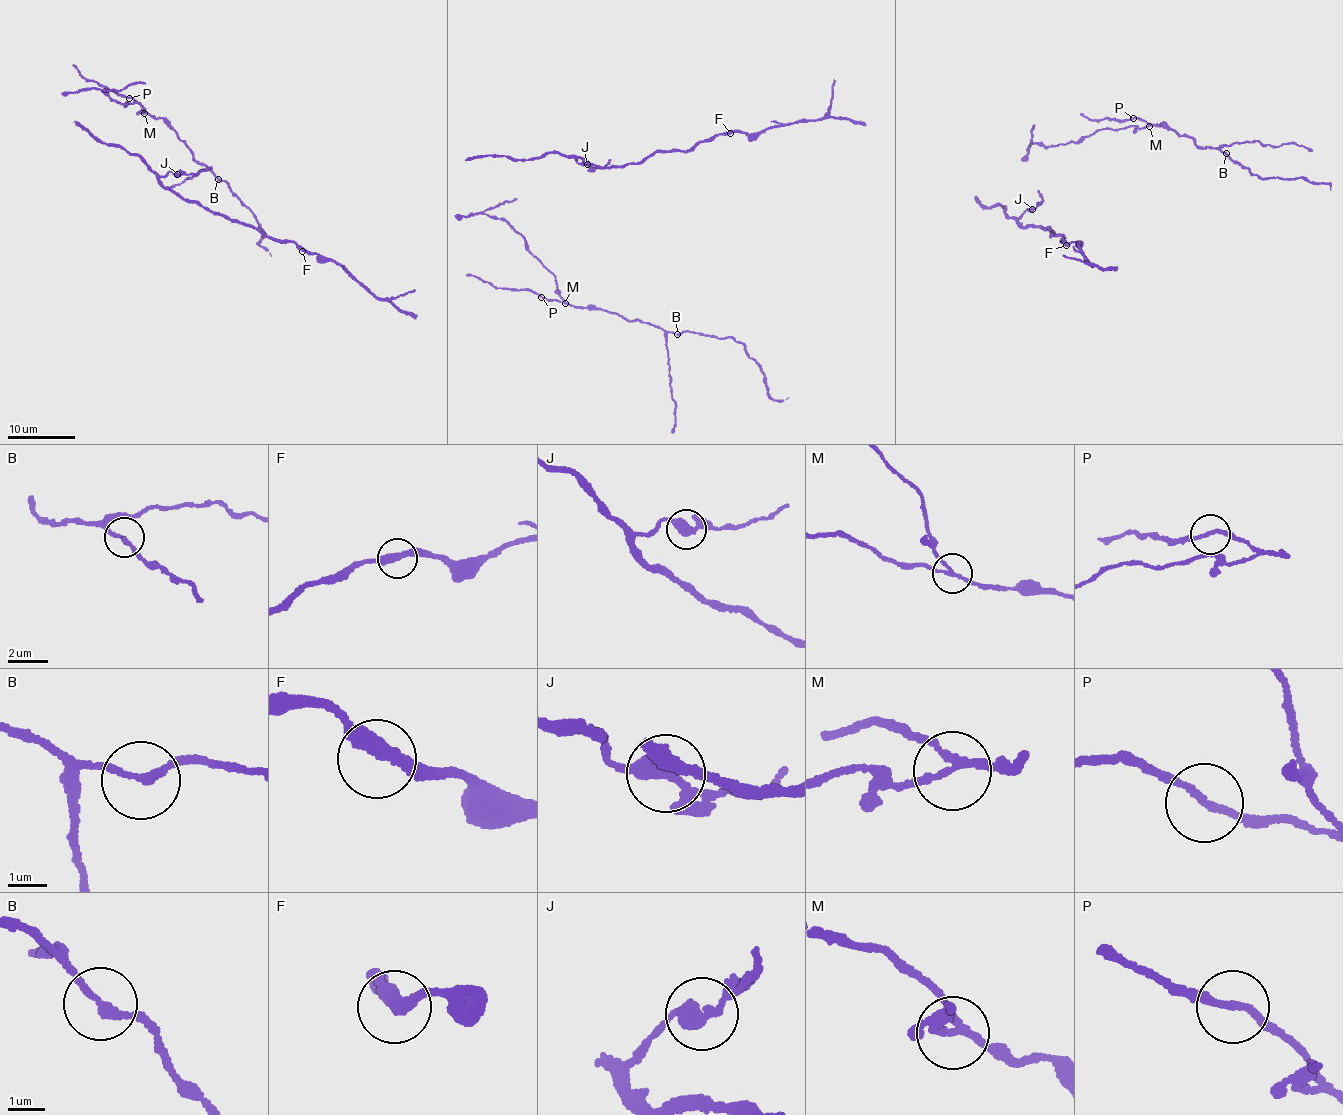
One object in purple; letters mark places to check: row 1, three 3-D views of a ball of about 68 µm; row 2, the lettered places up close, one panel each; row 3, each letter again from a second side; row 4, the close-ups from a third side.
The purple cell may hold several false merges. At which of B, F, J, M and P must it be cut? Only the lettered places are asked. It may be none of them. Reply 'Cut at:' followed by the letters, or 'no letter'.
Cut at: J, M

